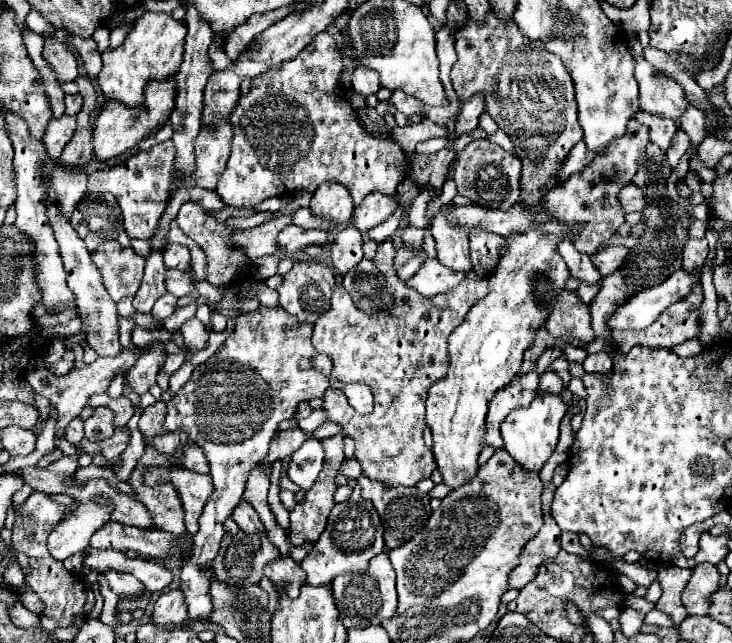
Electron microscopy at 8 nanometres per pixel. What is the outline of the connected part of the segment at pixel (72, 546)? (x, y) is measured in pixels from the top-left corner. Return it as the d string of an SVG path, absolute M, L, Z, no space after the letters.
M105 499L79 503L77 511L49 533L49 553L59 561L81 553L85 547L89 547L89 537L93 535L93 531L97 531L111 519L111 509L111 503Z

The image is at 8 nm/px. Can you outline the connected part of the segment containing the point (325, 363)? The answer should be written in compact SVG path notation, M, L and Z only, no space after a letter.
M316 353L312 359L311 364L315 369L321 371L326 377L330 378L332 370L332 361L325 353Z

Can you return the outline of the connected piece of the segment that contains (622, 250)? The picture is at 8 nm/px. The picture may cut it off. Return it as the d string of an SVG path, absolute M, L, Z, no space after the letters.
M617 245L617 247L607 247L605 251L599 251L591 259L593 259L593 265L597 267L597 271L605 277L605 275L611 275L613 271L617 271L617 267L621 267L621 263L625 261L627 255L629 255L629 249L623 245Z

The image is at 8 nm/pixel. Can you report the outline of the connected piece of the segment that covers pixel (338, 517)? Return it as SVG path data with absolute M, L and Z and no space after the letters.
M355 485L351 499L337 503L331 509L325 531L315 543L313 551L301 561L301 569L307 573L307 585L329 585L337 575L347 571L365 571L369 559L383 551L383 525L371 501L361 497L361 487Z

